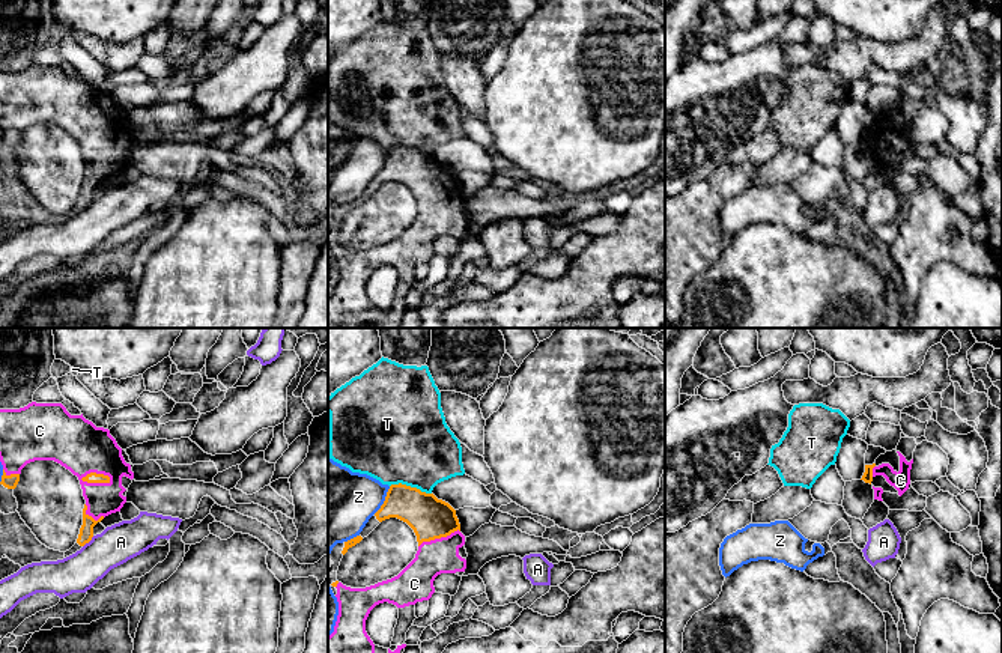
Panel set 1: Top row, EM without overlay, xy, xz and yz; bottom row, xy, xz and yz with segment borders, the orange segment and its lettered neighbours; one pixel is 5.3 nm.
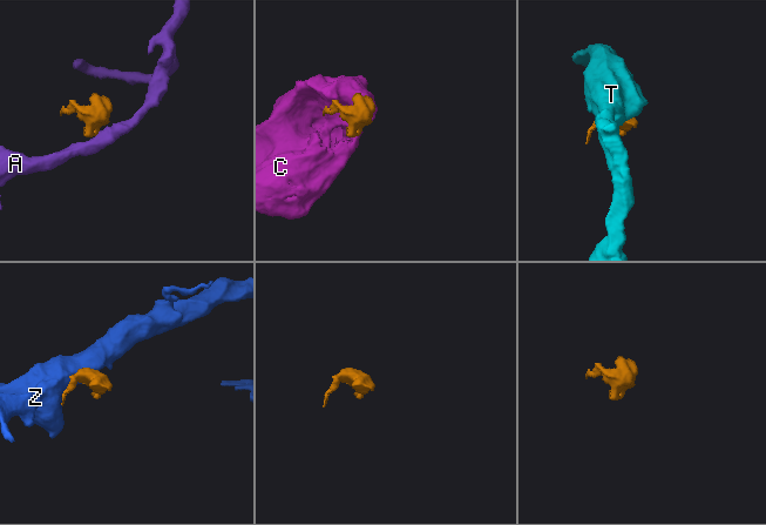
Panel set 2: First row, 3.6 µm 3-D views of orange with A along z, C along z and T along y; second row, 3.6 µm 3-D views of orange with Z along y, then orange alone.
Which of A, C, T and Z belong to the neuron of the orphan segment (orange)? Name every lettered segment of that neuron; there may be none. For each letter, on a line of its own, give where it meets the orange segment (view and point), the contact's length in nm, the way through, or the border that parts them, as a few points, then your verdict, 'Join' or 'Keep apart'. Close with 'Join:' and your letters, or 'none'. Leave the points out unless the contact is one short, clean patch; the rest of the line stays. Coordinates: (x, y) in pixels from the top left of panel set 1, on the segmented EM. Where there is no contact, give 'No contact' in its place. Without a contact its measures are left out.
A: Touches orange at xy (88, 542). Shared border 90 nm. Boundary: xy (94, 536), (83, 546). Keep apart
C: Touches orange at xy (95, 482). Shared border 170 nm. Join
T: Touches orange at xz (409, 486). Shared border 220 nm. Keep apart
Z: Touches orange at xz (385, 500). Shared border 180 nm. Keep apart
Join: C

